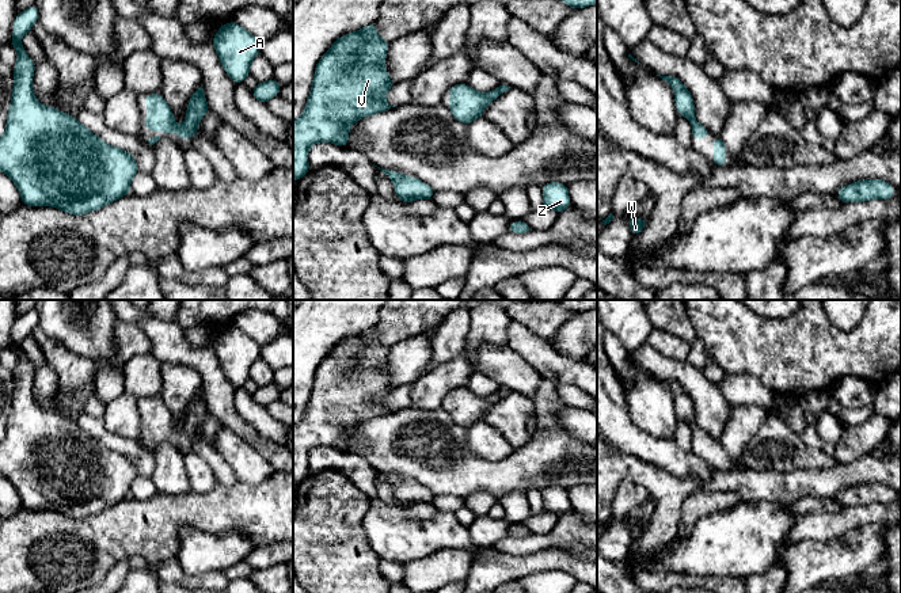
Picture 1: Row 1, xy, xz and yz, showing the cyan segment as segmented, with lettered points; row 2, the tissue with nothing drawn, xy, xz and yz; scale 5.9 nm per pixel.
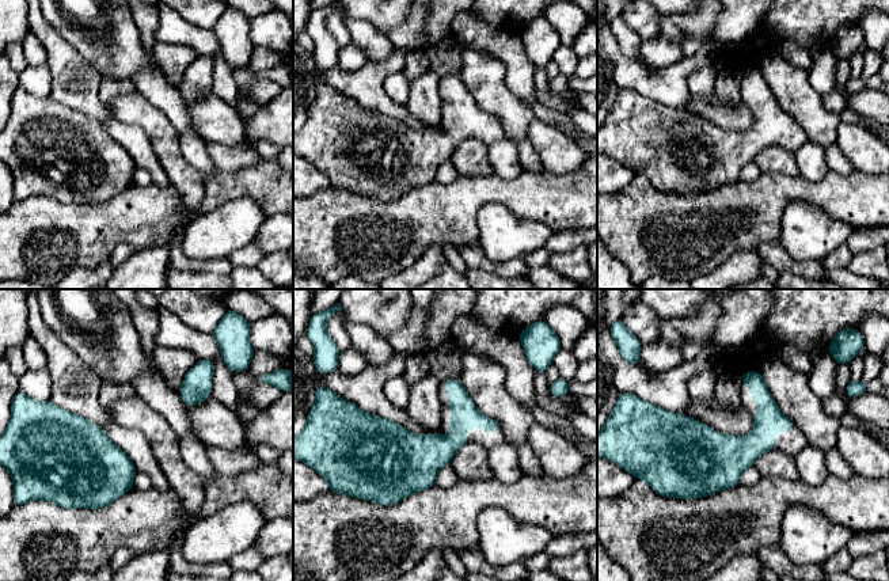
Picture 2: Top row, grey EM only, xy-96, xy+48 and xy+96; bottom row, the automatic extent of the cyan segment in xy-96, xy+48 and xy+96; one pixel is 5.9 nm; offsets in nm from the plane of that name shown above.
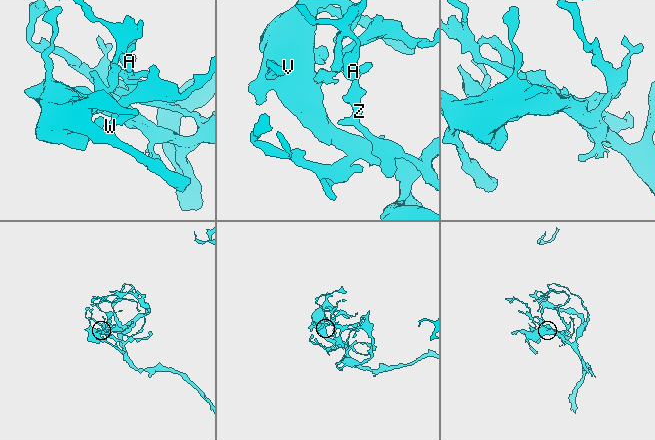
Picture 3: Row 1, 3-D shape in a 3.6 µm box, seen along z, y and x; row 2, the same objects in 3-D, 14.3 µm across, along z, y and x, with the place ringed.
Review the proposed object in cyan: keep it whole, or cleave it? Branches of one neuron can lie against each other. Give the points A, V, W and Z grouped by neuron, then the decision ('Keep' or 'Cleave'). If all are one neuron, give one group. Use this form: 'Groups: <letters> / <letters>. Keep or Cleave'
Groups: A V W Z. Keep

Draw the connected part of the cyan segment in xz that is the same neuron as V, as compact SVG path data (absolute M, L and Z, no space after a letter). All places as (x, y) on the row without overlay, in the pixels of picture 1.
M376 326L339 341L315 372L312 394L300 422L293 425L293 486L304 480L308 470L308 453L315 446L330 445L343 451L349 446L349 433L358 423L391 411L384 400L395 387L389 383L384 362L389 346L376 337Z

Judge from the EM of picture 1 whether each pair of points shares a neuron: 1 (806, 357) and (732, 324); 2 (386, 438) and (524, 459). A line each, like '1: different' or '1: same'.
1: same
2: same

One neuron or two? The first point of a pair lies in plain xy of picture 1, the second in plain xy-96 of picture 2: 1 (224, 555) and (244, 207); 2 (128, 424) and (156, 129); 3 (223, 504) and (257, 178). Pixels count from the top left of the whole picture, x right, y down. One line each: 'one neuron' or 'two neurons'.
1: one neuron
2: one neuron
3: one neuron

